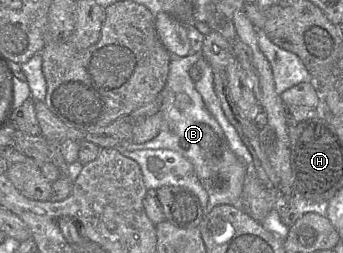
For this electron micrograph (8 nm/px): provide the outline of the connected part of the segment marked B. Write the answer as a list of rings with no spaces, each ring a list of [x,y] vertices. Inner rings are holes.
[[[190,53],[186,57],[171,55],[167,81],[158,99],[160,102],[161,127],[158,135],[144,143],[122,142],[126,150],[169,149],[191,162],[194,172],[207,190],[208,204],[203,216],[215,206],[229,204],[241,207],[241,194],[247,173],[244,164],[230,149],[226,135],[217,120],[207,110],[202,96],[195,89],[195,83],[189,76],[189,69],[195,65],[202,53]]]

